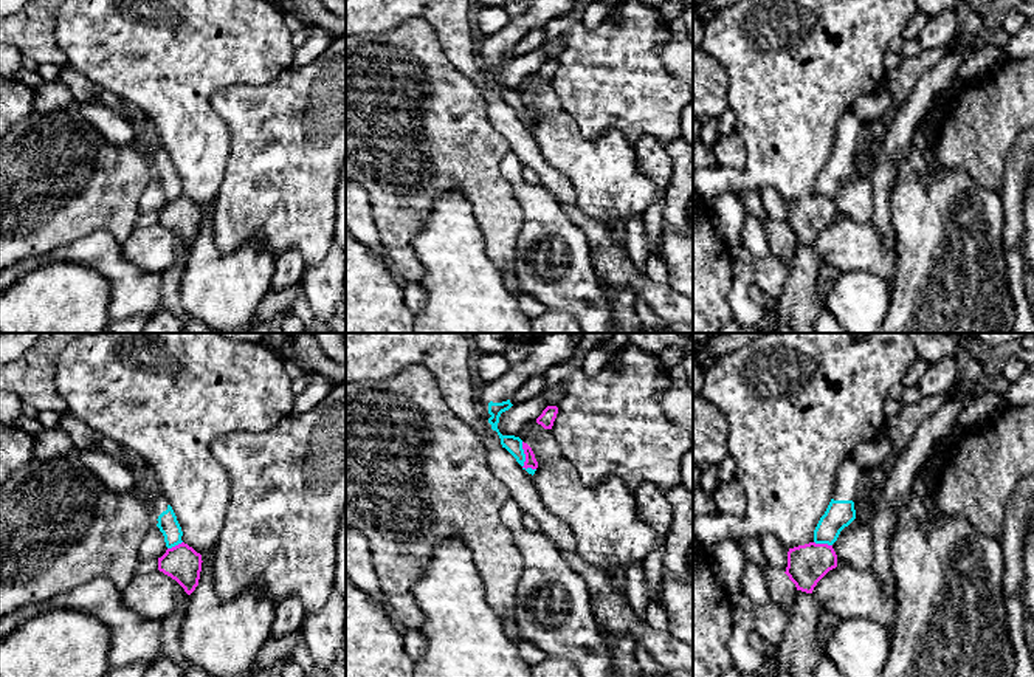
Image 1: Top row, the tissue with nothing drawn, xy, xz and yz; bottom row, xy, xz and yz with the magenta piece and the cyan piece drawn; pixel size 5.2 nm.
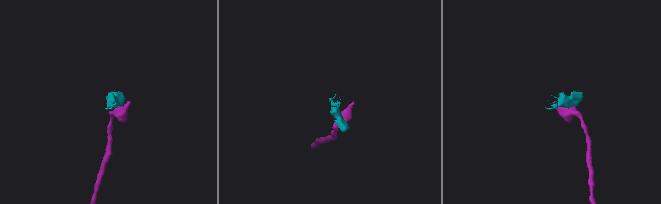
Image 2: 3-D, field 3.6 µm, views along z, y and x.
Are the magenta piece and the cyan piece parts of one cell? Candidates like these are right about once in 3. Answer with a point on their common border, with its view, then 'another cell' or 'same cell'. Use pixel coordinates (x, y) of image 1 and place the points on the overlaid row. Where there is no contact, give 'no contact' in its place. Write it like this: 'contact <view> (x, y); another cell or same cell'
contact xz (526, 460); another cell

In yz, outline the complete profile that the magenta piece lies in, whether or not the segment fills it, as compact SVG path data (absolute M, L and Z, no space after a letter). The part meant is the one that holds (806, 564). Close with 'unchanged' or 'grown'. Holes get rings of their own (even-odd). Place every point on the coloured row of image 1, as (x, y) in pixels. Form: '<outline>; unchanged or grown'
M809 542L789 548L786 575L797 590L812 593L817 582L837 567L832 545Z; unchanged

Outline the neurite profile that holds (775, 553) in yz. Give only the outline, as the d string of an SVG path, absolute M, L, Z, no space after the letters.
M766 533L760 538L757 538L761 548L763 548L763 553L766 556L766 561L769 564L769 567L775 572L786 572L786 567L788 567L788 552L789 548L783 545L783 542L770 534L770 533Z

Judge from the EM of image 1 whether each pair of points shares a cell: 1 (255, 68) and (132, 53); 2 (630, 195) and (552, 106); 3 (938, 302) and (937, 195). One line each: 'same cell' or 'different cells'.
1: same cell
2: different cells
3: same cell

